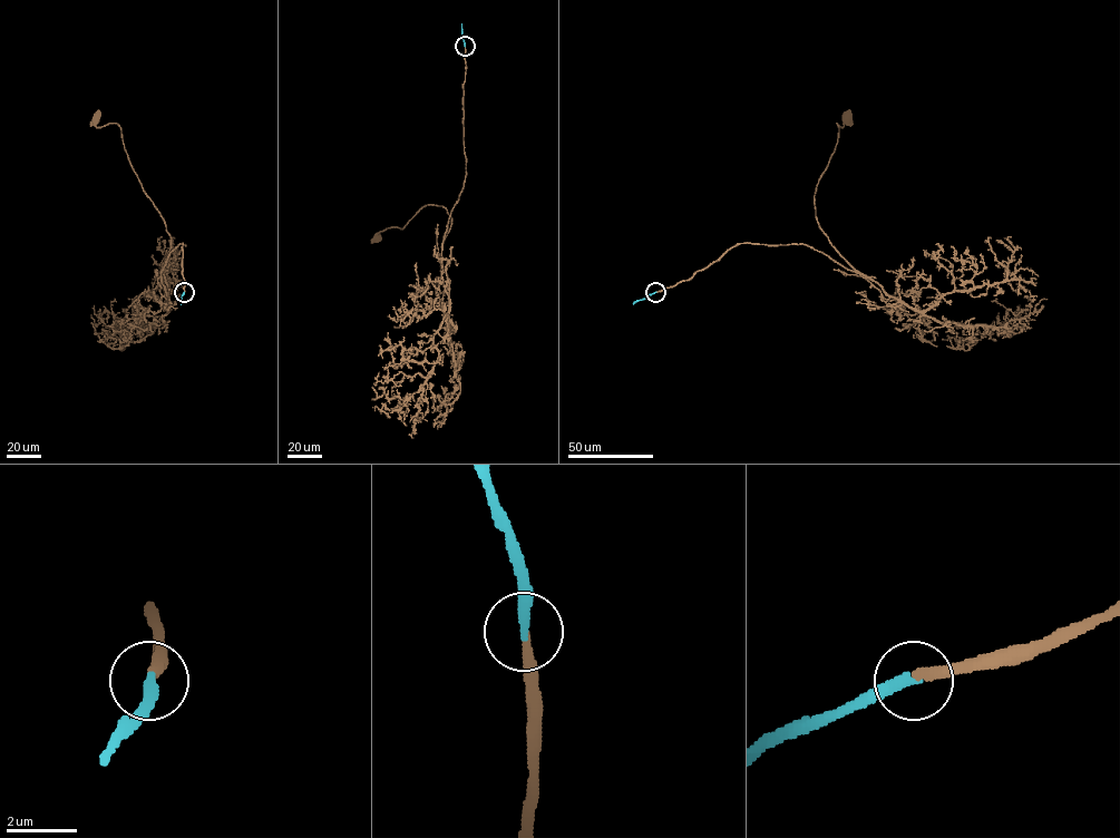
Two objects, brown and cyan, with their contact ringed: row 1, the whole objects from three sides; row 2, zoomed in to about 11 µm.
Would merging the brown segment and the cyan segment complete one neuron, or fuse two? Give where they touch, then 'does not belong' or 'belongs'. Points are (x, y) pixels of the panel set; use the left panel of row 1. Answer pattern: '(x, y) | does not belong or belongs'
(184, 292) | belongs

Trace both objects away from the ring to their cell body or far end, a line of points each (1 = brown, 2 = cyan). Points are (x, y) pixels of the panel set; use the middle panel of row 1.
1: (465, 46), (466, 175), (442, 245), (451, 218), (434, 205), (424, 206), (402, 229), (391, 226), (376, 236)
2: (465, 46), (461, 23)

